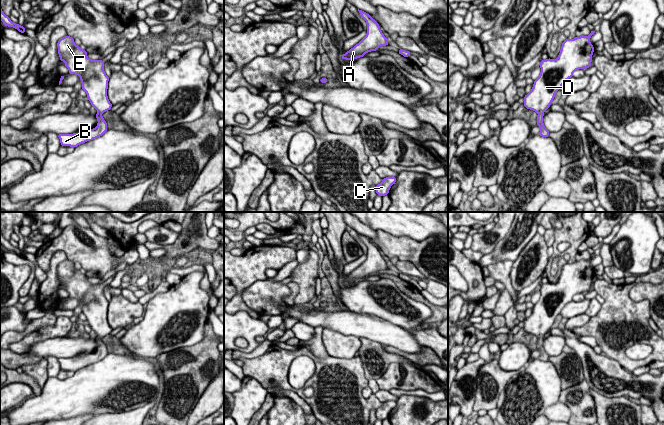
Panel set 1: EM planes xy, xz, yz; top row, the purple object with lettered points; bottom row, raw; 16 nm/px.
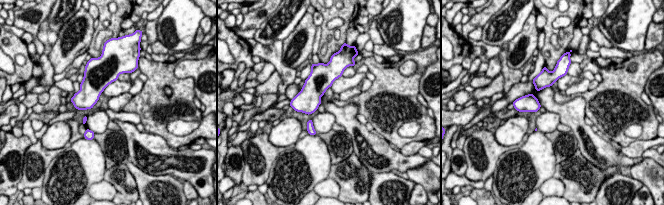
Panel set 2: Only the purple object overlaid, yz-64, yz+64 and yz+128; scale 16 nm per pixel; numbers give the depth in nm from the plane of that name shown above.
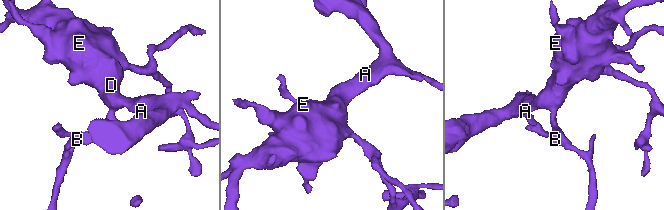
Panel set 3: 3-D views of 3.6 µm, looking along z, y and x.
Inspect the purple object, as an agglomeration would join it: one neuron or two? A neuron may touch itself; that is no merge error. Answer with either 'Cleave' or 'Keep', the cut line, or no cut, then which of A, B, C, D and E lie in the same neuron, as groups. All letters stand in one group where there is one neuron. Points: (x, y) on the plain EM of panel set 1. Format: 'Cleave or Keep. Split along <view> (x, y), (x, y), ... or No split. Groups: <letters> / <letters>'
Keep. No split. Groups: A B C D E

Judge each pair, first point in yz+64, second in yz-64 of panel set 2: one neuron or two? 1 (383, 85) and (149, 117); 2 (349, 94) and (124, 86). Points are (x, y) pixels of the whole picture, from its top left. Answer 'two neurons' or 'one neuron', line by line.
1: one neuron
2: two neurons

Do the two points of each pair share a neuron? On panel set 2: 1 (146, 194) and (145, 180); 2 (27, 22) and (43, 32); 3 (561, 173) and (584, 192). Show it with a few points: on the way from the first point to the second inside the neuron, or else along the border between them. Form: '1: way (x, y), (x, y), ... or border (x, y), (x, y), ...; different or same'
1: way (146, 191), (146, 183); same
2: border (47, 16), (37, 35), (42, 52); different
3: way (567, 175), (578, 186); same

